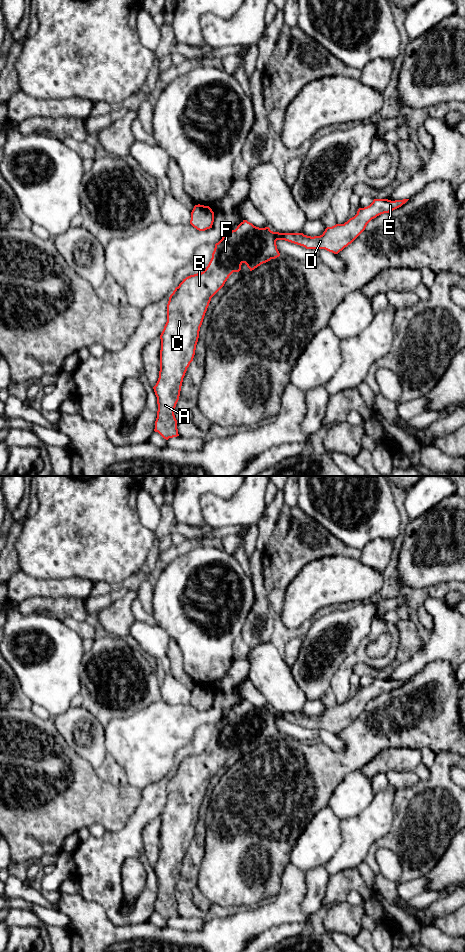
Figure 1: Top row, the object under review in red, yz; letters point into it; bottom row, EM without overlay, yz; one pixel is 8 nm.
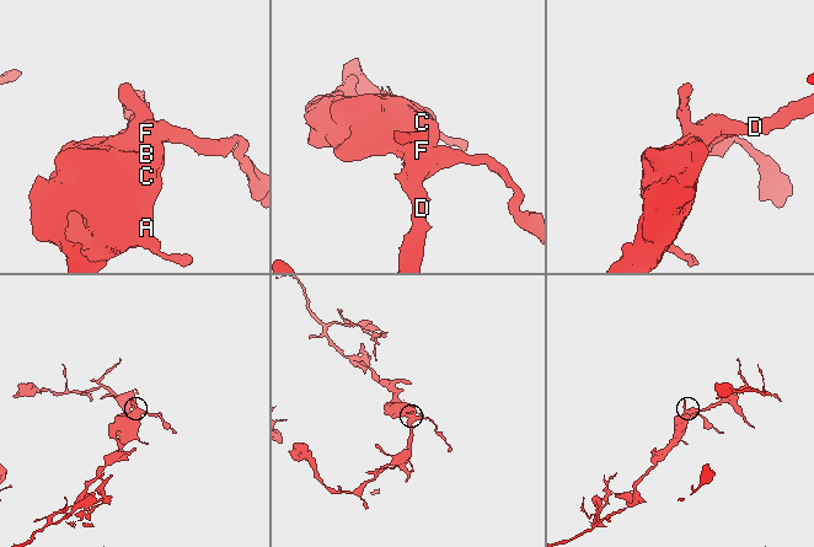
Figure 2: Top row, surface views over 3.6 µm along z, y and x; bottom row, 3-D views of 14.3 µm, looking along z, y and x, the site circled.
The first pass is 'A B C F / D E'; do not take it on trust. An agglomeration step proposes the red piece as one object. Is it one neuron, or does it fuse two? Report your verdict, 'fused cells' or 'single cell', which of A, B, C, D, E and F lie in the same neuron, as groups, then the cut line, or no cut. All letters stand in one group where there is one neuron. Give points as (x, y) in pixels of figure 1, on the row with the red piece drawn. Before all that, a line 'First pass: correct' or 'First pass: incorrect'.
First pass: incorrect
single cell; groups A B C D E F; cut none

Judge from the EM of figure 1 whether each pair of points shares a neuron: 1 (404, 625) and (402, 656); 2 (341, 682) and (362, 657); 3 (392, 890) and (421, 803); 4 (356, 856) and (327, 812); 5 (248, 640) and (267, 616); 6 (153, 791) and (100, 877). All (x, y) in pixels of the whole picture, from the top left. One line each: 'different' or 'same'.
1: same
2: same
3: same
4: different
5: same
6: same

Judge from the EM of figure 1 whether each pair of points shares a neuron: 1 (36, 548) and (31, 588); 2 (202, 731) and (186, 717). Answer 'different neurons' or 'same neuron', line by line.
1: different neurons
2: different neurons

